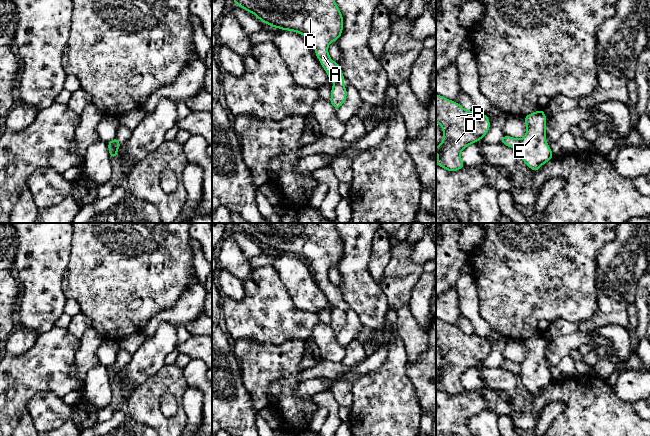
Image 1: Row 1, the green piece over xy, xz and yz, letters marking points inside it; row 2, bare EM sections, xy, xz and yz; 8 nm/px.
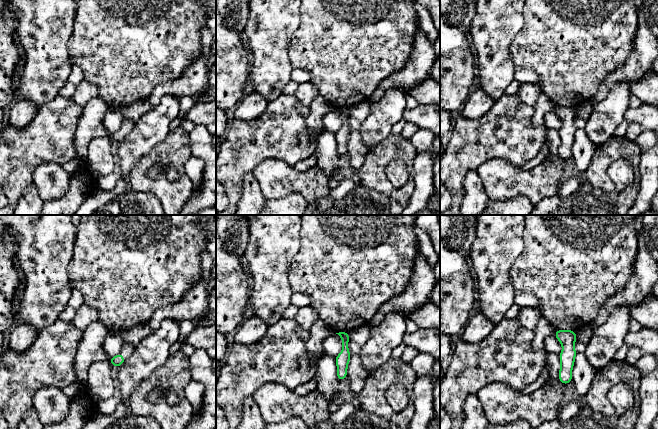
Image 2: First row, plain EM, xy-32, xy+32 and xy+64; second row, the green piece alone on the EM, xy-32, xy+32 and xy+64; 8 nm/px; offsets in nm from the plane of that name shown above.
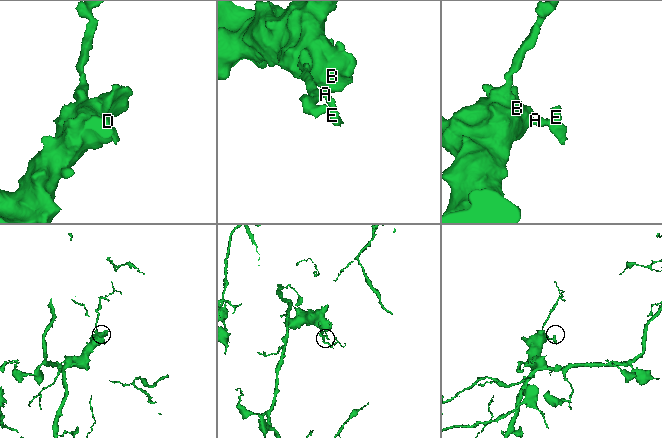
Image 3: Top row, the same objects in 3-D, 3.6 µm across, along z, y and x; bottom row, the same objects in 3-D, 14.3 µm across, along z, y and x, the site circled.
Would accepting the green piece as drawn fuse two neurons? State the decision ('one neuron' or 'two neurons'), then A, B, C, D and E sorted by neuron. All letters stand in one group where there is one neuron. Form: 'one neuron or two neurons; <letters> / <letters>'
two neurons; A B C D / E

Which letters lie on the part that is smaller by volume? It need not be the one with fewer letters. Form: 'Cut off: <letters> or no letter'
Cut off: E

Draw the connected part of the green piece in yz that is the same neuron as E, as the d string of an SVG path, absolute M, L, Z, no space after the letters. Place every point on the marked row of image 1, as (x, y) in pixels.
M542 109L524 116L524 119L526 135L521 139L519 152L524 164L539 171L554 156L546 142L546 115Z

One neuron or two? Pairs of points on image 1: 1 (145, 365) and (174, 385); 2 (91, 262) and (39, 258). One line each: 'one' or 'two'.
1: two
2: two

